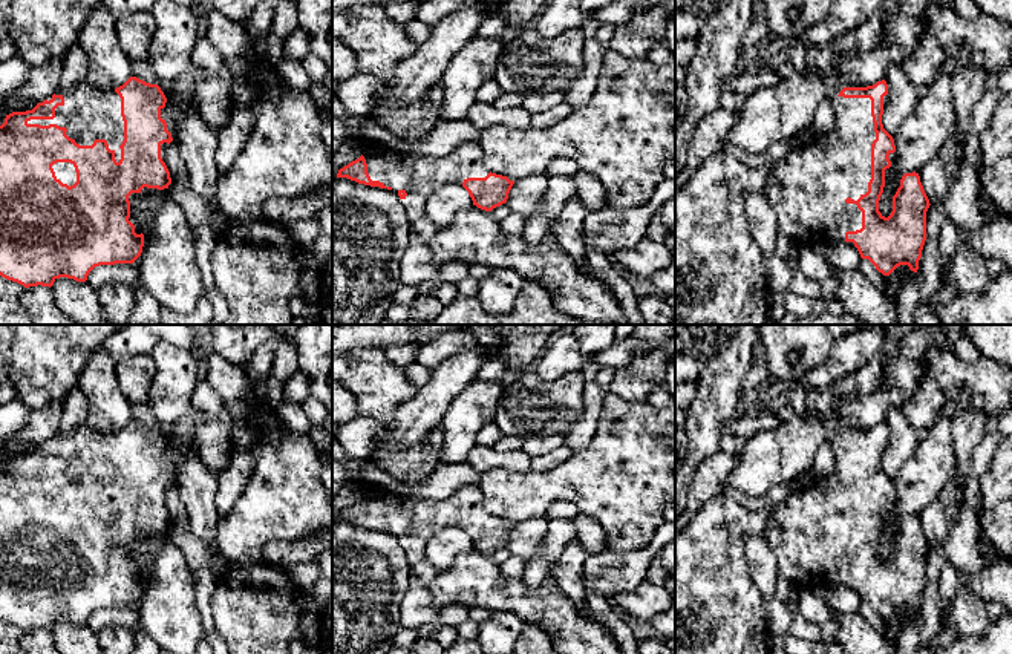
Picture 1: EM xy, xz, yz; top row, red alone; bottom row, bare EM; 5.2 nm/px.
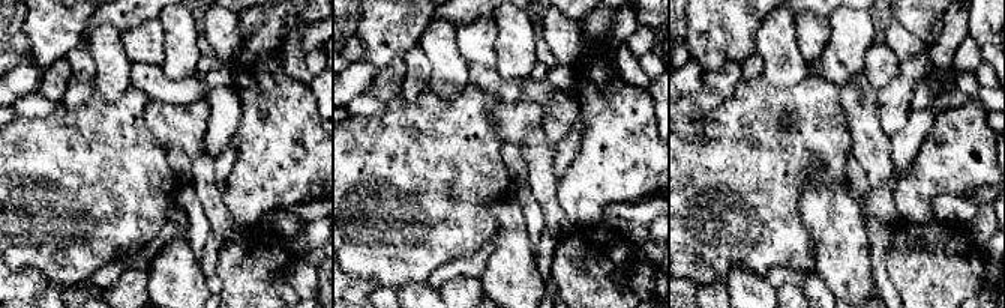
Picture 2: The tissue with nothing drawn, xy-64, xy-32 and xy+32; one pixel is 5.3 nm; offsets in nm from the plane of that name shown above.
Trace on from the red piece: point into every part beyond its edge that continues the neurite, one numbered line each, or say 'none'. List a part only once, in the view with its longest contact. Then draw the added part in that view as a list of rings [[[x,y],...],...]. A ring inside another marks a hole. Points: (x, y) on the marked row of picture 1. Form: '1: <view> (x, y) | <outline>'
1: xy (89, 114) | [[[87,78],[77,81],[70,90],[58,89],[55,95],[64,98],[64,104],[55,109],[55,118],[31,119],[28,124],[66,127],[66,135],[80,146],[92,146],[95,139],[106,139],[119,162],[119,146],[124,141],[119,95],[115,90],[93,87]]]

